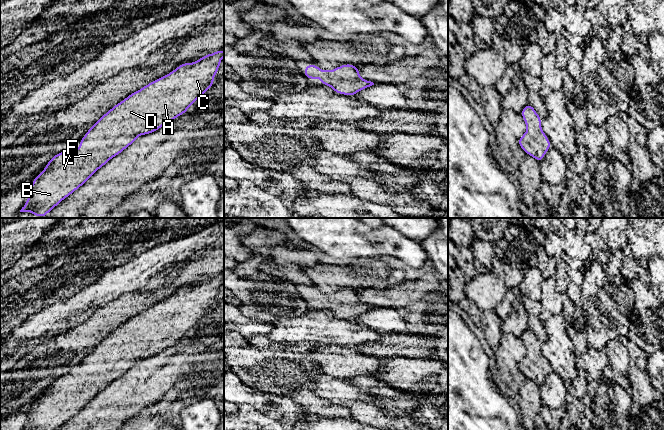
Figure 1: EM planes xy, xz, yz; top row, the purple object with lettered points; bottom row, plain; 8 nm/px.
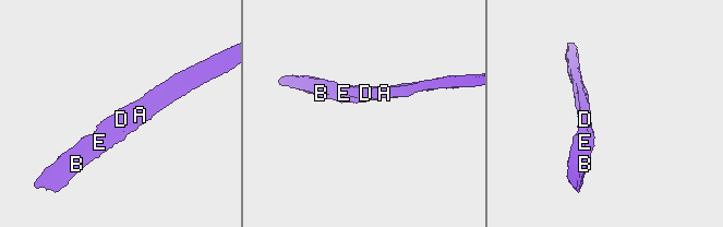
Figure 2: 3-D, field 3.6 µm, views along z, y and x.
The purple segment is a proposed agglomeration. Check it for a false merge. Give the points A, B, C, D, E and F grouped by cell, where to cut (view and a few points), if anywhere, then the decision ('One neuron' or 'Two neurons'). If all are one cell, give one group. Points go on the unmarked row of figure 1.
Groups: A B C D E F. No split. One neuron

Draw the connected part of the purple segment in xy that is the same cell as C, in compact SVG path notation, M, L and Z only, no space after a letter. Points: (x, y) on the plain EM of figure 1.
M220 274L204 279L196 286L183 287L169 298L152 305L111 332L81 362L78 374L75 374L72 370L70 373L51 381L45 393L32 405L29 422L24 430L57 430L62 424L86 407L110 383L133 368L137 360L153 357L178 340L183 339L201 319L213 310L213 303L217 298L223 280L224 274Z

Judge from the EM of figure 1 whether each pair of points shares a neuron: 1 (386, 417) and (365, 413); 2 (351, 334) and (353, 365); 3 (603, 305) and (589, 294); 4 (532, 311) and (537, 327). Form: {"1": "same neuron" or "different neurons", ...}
{"1": "same neuron", "2": "different neurons", "3": "same neuron", "4": "same neuron"}

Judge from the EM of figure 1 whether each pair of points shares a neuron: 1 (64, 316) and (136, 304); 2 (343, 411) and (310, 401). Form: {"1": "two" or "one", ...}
{"1": "two", "2": "one"}

